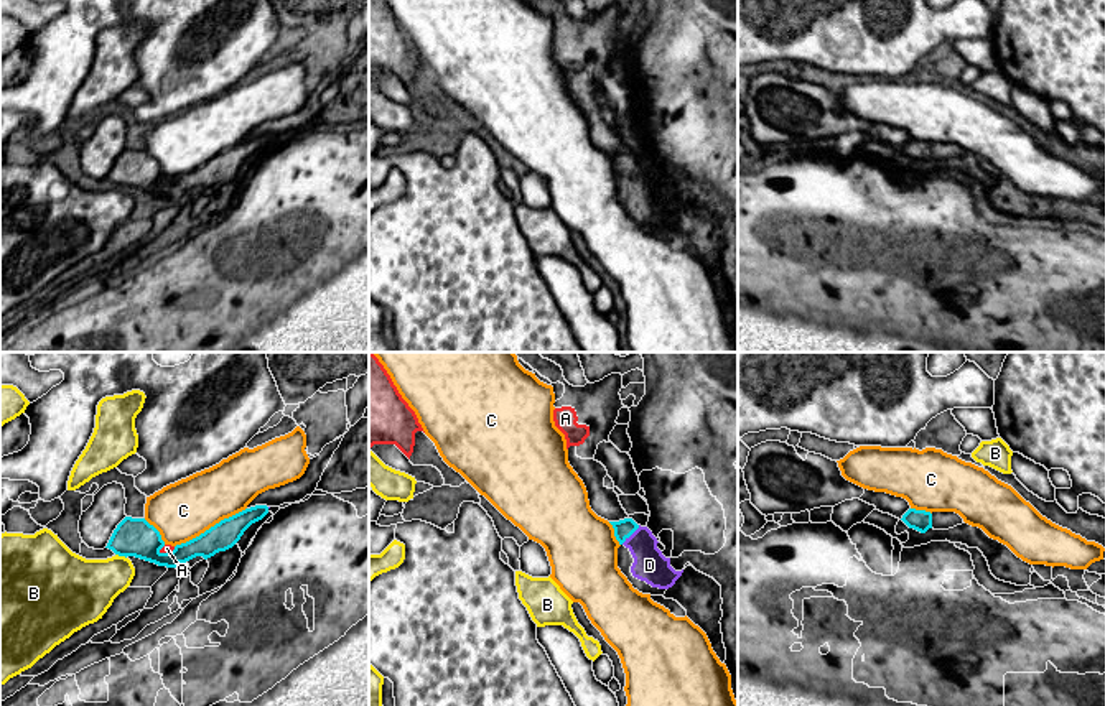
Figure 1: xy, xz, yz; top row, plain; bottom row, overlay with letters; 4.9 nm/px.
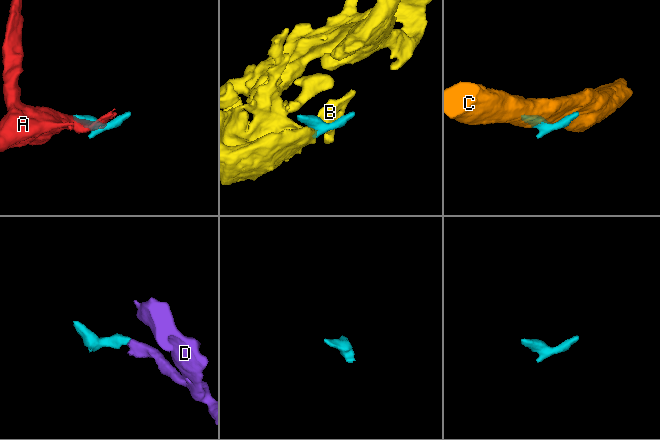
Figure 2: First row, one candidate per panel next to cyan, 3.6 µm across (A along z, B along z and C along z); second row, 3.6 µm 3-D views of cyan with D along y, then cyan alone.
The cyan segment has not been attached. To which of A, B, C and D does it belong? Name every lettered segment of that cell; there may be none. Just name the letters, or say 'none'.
D

